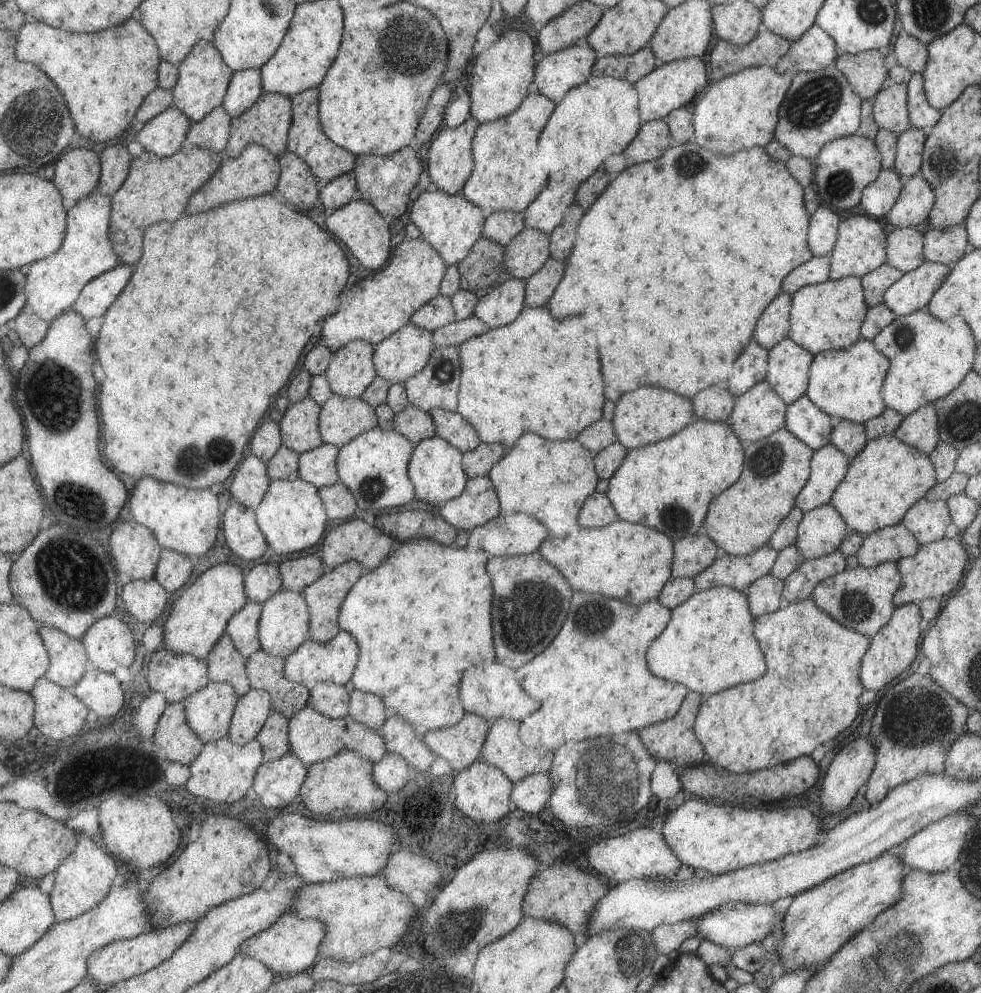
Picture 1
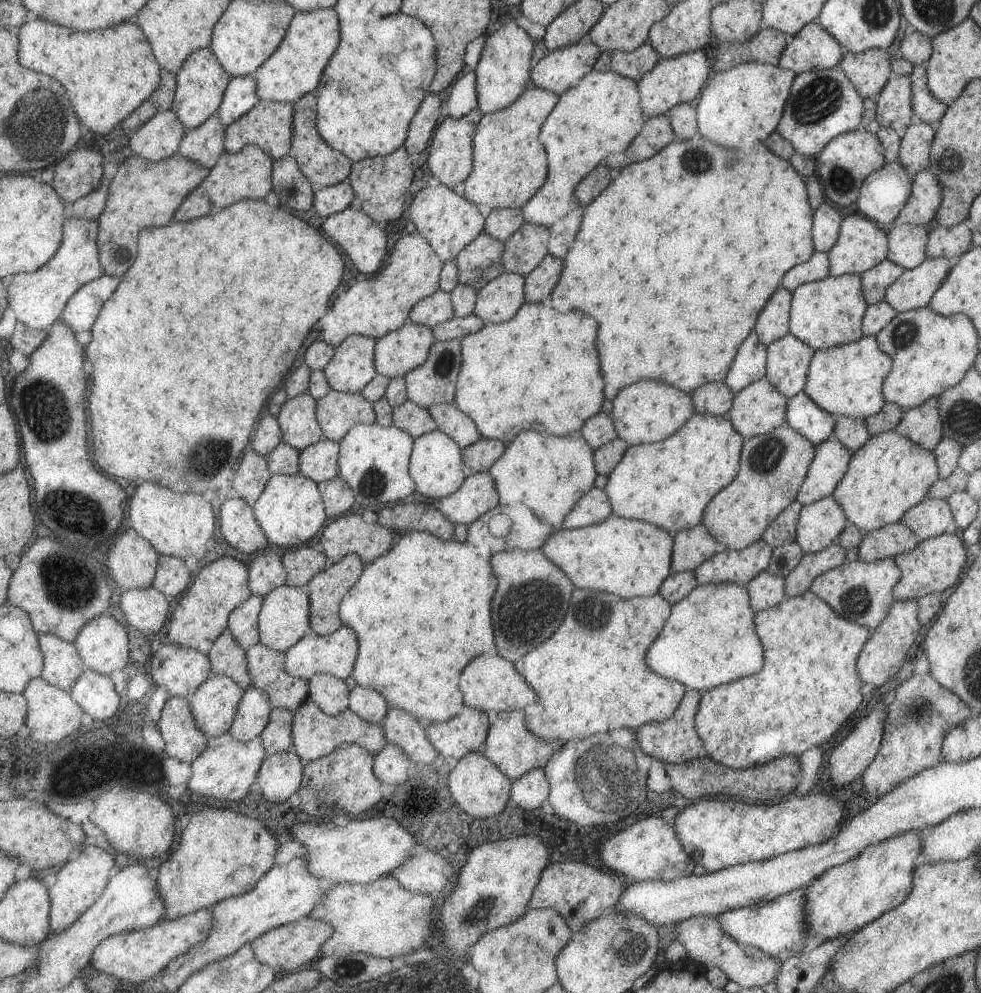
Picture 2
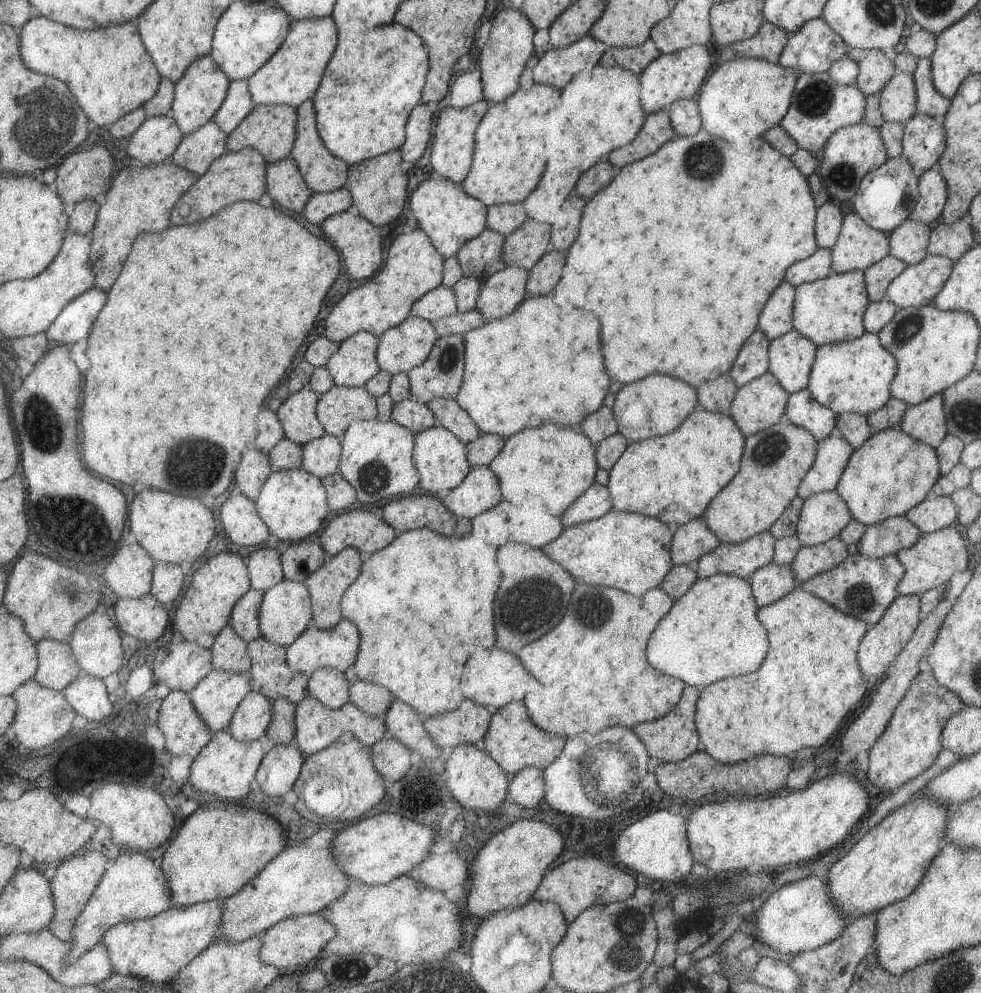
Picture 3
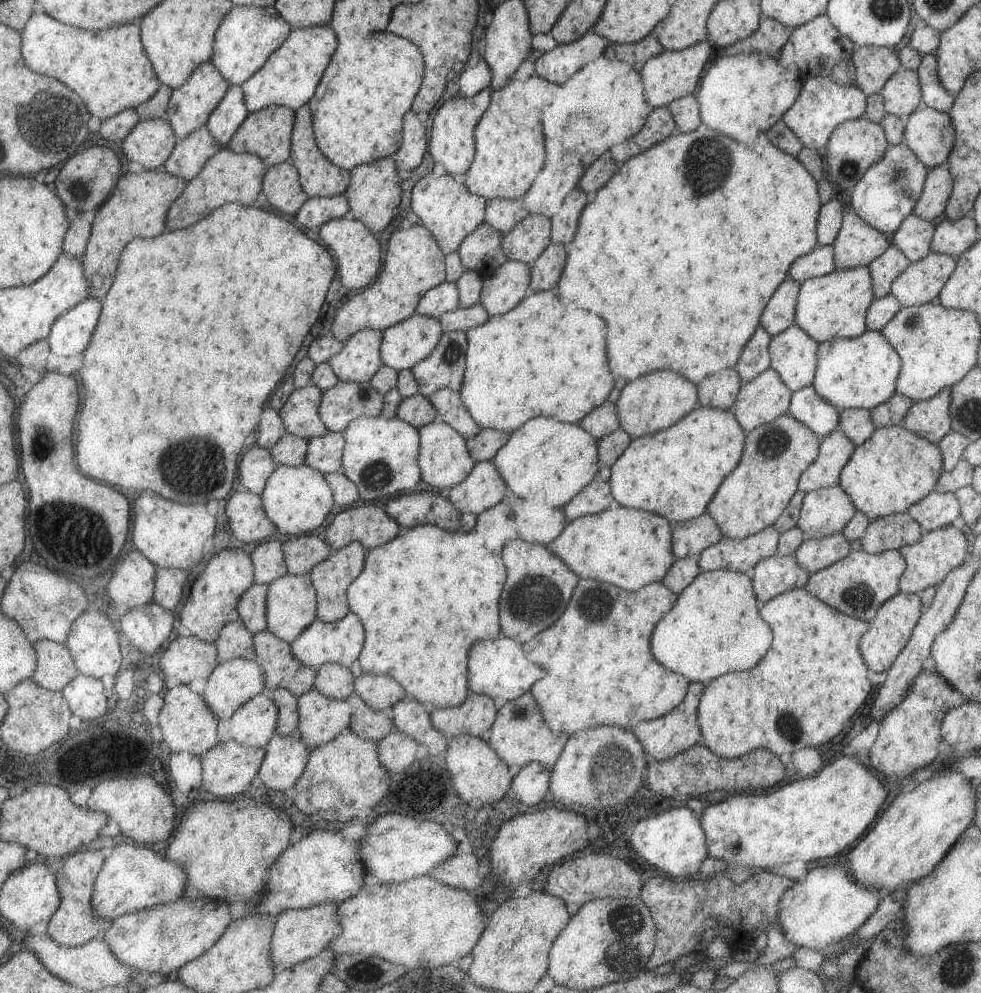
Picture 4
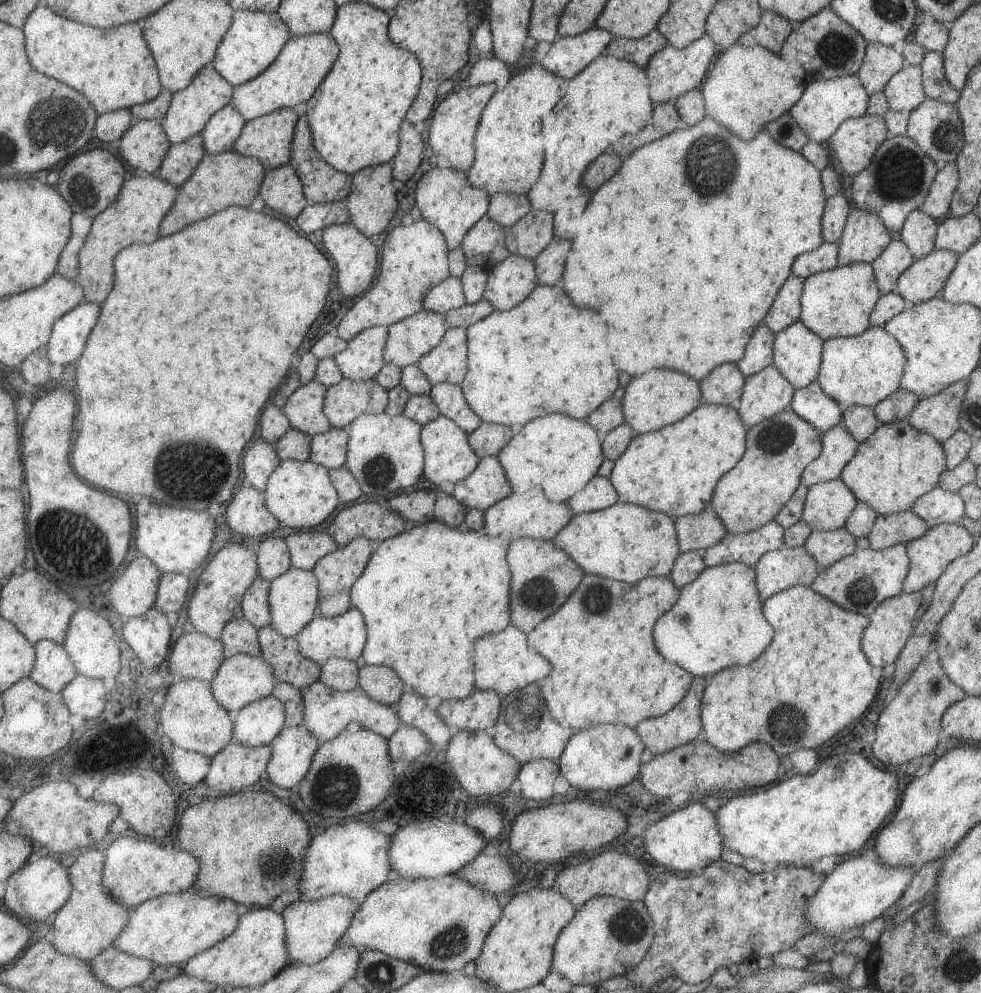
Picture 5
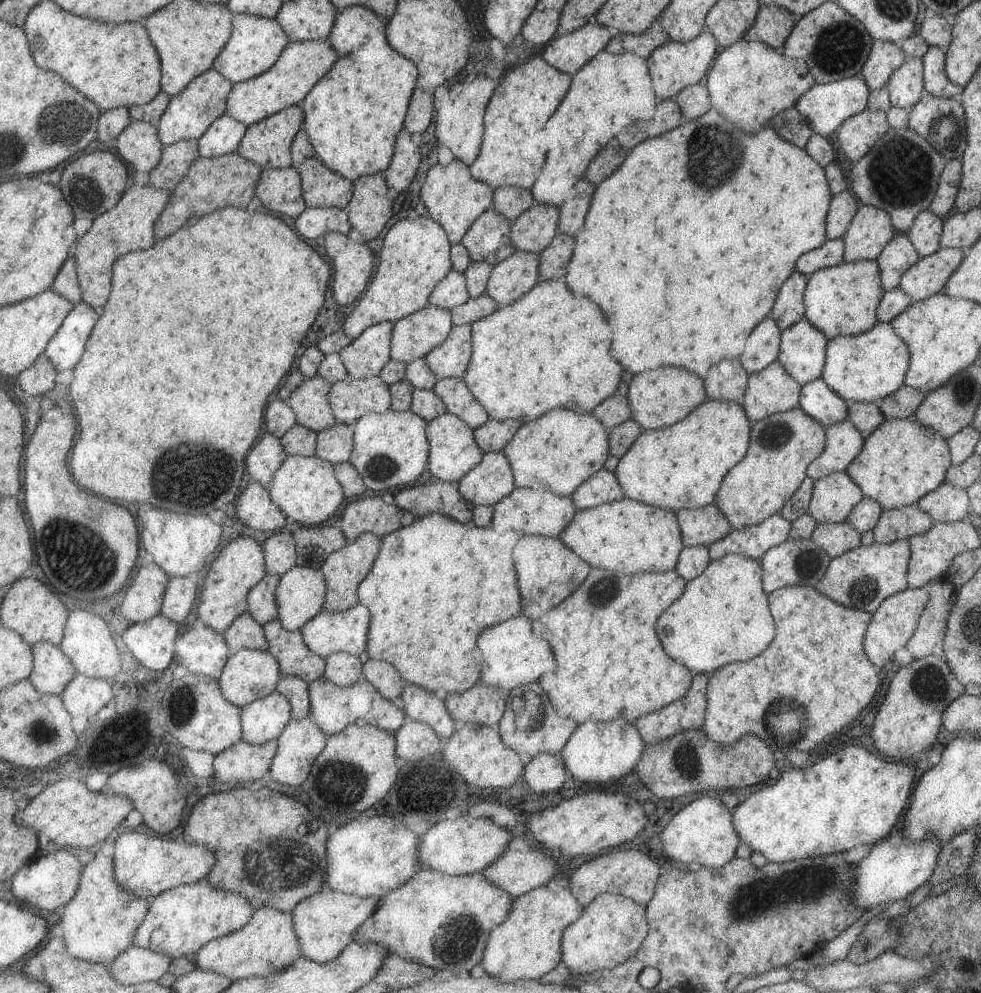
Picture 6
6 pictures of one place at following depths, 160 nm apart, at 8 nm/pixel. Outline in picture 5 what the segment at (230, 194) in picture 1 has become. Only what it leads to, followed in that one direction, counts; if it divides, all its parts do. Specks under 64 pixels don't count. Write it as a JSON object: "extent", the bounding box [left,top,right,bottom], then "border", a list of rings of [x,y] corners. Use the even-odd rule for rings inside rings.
{"extent":[162,151,268,236],"border":[[[236,151],[207,154],[191,179],[179,187],[176,204],[162,223],[163,236],[181,232],[193,222],[209,218],[231,206],[248,207],[260,195],[268,169],[258,158],[242,156]]]}

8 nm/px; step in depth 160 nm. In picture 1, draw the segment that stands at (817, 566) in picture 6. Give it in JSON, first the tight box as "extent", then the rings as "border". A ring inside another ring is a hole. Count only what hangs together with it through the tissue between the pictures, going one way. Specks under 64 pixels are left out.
{"extent":[745,574,784,618],"border":[[[770,574],[751,582],[745,589],[750,615],[757,618],[775,612],[784,603],[782,586],[782,581]]]}

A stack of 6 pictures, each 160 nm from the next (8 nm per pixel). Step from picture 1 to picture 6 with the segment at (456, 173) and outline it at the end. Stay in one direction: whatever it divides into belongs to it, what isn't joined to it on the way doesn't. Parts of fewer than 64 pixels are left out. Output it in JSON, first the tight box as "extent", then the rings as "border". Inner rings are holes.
{"extent":[435,72,498,167],"border":[[[476,72],[476,77],[469,83],[457,78],[450,82],[450,87],[444,103],[437,106],[435,112],[435,138],[438,144],[447,147],[454,158],[463,162],[467,167],[477,158],[483,140],[483,116],[485,106],[498,80],[485,77]]]}

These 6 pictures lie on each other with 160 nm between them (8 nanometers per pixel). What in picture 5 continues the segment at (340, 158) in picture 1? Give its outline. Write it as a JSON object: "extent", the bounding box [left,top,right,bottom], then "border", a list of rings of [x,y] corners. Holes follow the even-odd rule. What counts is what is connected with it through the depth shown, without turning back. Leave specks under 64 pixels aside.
{"extent":[290,114,353,204],"border":[[[306,114],[301,116],[297,126],[290,164],[298,171],[299,178],[302,179],[304,185],[306,198],[310,204],[342,201],[350,195],[350,191],[353,189],[352,176],[337,171],[334,167],[326,164],[322,155],[315,148],[311,126]]]}

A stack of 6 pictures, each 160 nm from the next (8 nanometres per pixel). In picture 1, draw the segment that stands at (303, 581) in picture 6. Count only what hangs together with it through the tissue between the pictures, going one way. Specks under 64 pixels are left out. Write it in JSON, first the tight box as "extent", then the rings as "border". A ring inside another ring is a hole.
{"extent":[259,590,311,658],"border":[[[285,590],[278,592],[264,604],[259,625],[262,648],[270,655],[287,658],[311,638],[310,620],[310,606],[304,593]]]}

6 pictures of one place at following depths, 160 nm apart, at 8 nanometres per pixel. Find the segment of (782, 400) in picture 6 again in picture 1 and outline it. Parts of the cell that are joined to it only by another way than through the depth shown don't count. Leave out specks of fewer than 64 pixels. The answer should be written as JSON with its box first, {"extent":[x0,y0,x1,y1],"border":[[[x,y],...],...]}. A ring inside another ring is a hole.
{"extent":[727,380,786,445],"border":[[[763,380],[734,399],[727,422],[744,445],[784,428],[786,404]]]}

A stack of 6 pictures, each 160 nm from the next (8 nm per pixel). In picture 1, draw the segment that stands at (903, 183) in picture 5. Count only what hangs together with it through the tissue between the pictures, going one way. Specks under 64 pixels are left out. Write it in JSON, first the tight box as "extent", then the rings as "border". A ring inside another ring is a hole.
{"extent":[861,169,902,220],"border":[[[881,169],[879,174],[862,190],[861,208],[869,217],[884,220],[886,212],[893,206],[899,196],[902,179],[891,169]]]}

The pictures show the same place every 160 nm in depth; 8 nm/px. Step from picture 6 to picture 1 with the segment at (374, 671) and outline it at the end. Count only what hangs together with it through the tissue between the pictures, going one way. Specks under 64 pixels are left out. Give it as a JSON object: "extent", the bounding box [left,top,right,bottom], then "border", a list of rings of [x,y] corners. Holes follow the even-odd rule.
{"extent":[348,689,388,732],"border":[[[355,689],[350,694],[350,713],[348,715],[355,722],[380,732],[382,724],[386,721],[388,710],[377,695]]]}

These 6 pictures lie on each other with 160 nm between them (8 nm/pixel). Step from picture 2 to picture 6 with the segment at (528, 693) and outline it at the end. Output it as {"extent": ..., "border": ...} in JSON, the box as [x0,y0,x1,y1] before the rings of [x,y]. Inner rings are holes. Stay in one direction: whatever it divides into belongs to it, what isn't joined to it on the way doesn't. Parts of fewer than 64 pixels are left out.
{"extent":[477,614,555,692],"border":[[[522,614],[519,618],[511,618],[497,626],[485,628],[477,638],[477,648],[483,660],[480,678],[482,685],[509,692],[517,686],[535,682],[541,674],[554,673],[555,658],[551,646],[533,634],[532,621],[523,618]]]}

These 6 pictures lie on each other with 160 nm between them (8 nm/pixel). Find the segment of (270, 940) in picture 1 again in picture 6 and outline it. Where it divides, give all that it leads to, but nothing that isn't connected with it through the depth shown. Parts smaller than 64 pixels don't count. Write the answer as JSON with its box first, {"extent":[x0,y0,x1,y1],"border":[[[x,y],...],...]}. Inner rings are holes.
{"extent":[292,884,379,963],"border":[[[325,884],[323,890],[319,890],[319,894],[303,900],[292,913],[295,916],[294,922],[302,955],[319,963],[334,961],[341,951],[350,945],[355,931],[375,912],[379,902],[379,897],[360,898],[331,890]]]}

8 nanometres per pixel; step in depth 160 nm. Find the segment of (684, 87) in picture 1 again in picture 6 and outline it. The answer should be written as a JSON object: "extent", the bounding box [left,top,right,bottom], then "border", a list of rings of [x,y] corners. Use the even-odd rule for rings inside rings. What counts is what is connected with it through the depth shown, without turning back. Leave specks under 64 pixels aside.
{"extent":[646,30,717,101],"border":[[[705,30],[691,41],[677,43],[669,40],[665,45],[655,48],[646,59],[646,64],[657,101],[672,99],[685,86],[699,83],[712,66],[717,46],[715,38]]]}

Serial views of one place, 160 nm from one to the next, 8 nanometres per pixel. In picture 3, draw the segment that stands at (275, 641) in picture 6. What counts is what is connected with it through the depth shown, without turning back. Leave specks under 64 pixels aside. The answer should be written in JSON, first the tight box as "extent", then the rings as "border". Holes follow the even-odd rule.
{"extent":[248,636,310,705],"border":[[[263,636],[248,643],[248,649],[252,658],[251,686],[253,691],[259,691],[267,695],[272,701],[278,698],[286,698],[298,705],[310,695],[310,676],[305,673],[295,672],[288,663],[288,647],[275,644]]]}

